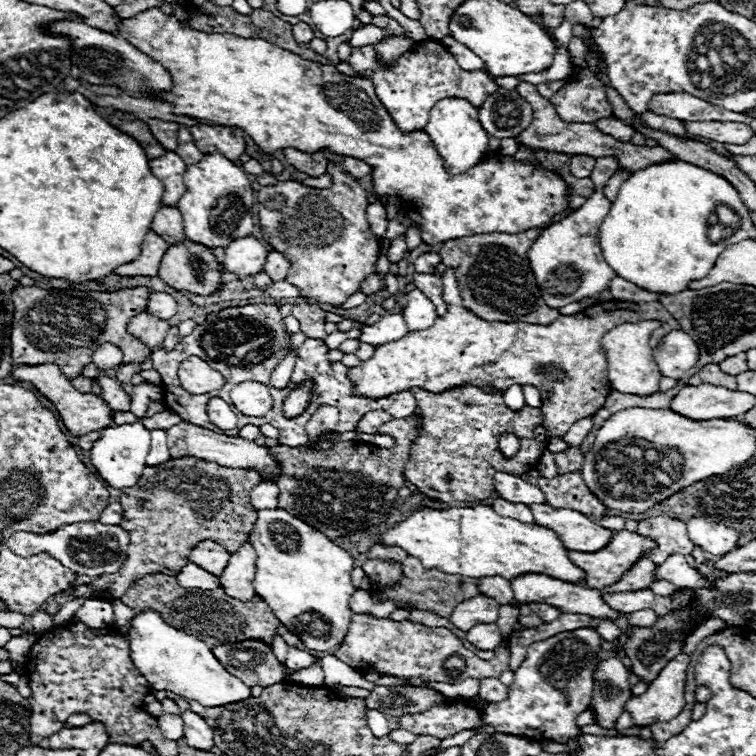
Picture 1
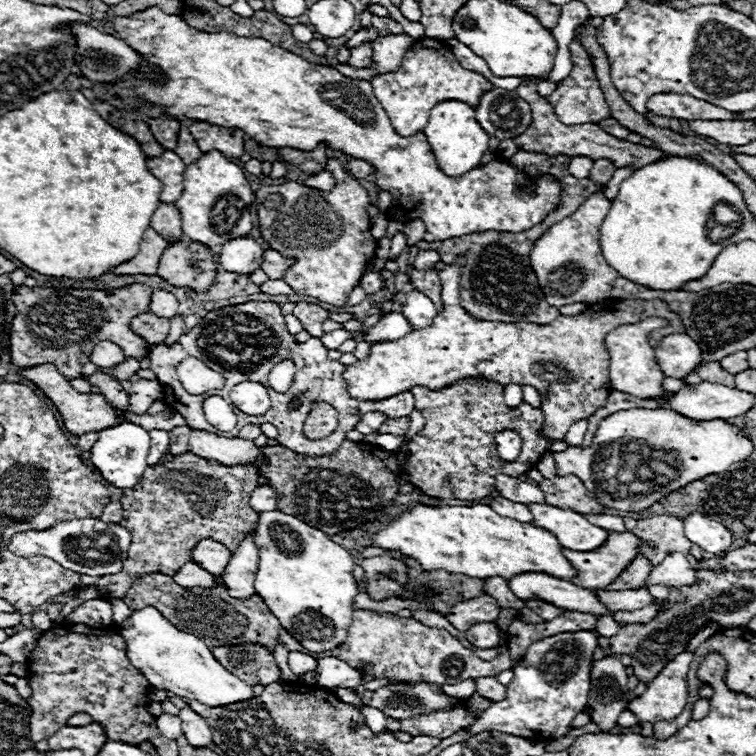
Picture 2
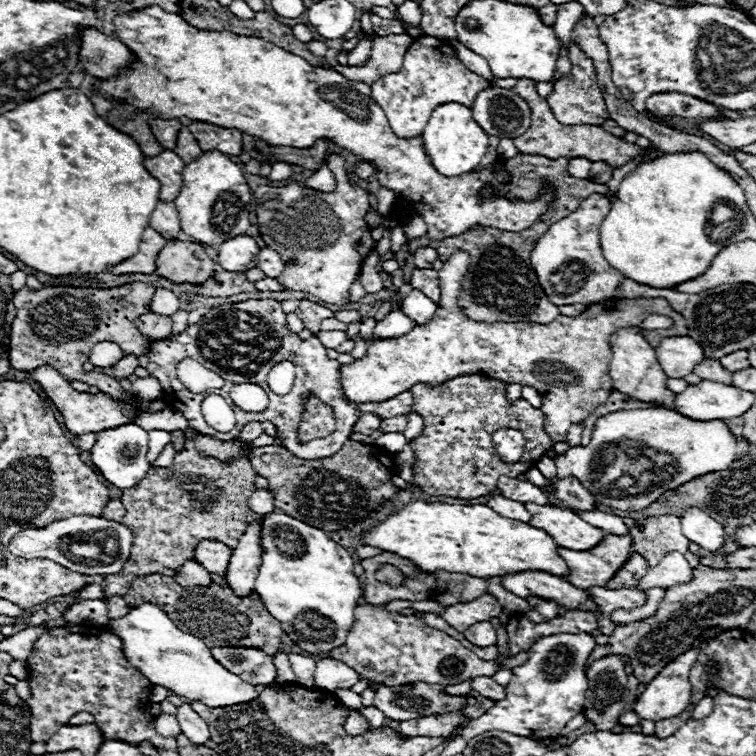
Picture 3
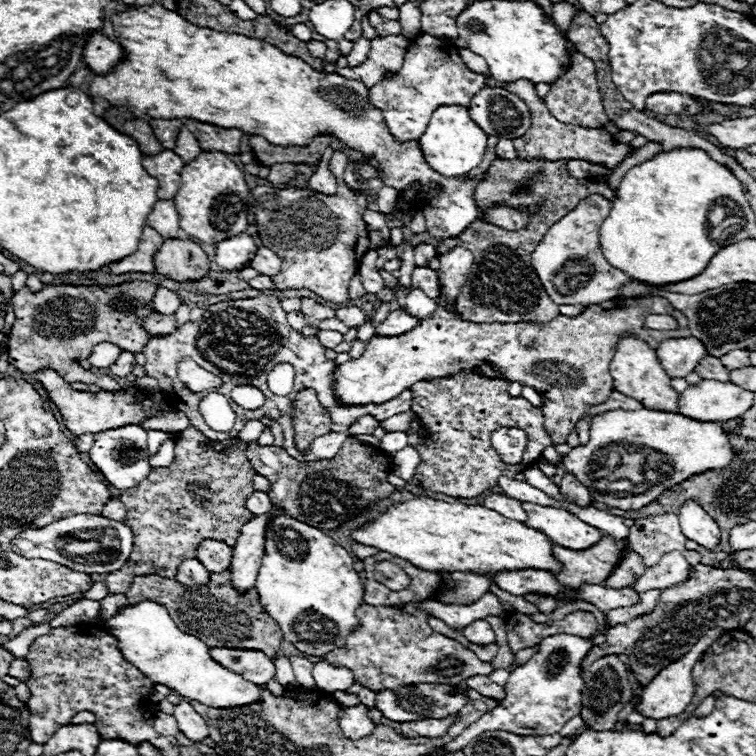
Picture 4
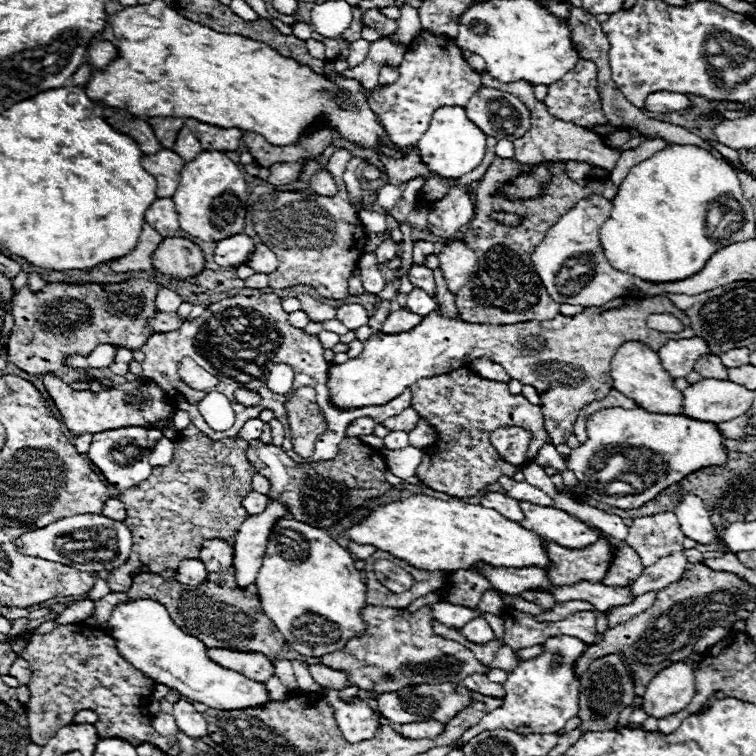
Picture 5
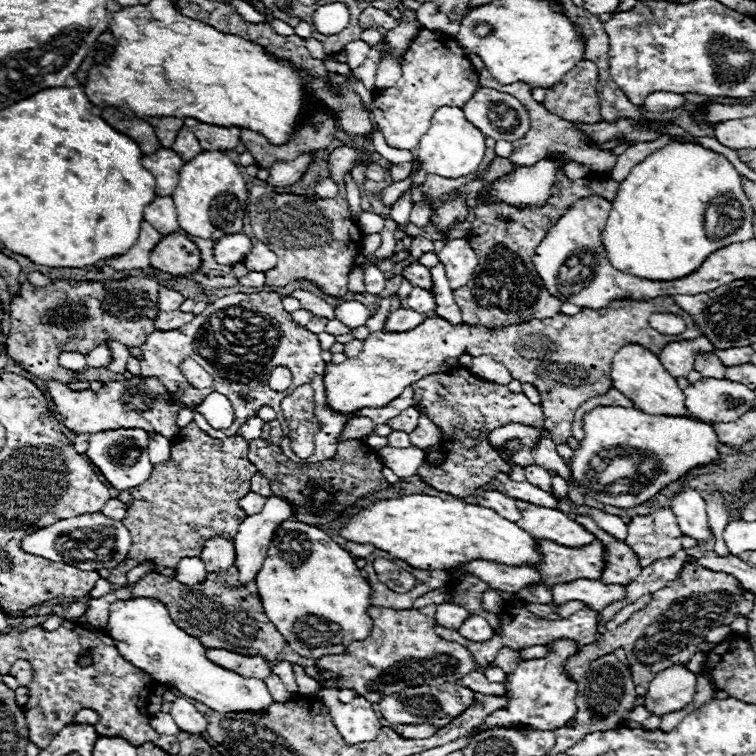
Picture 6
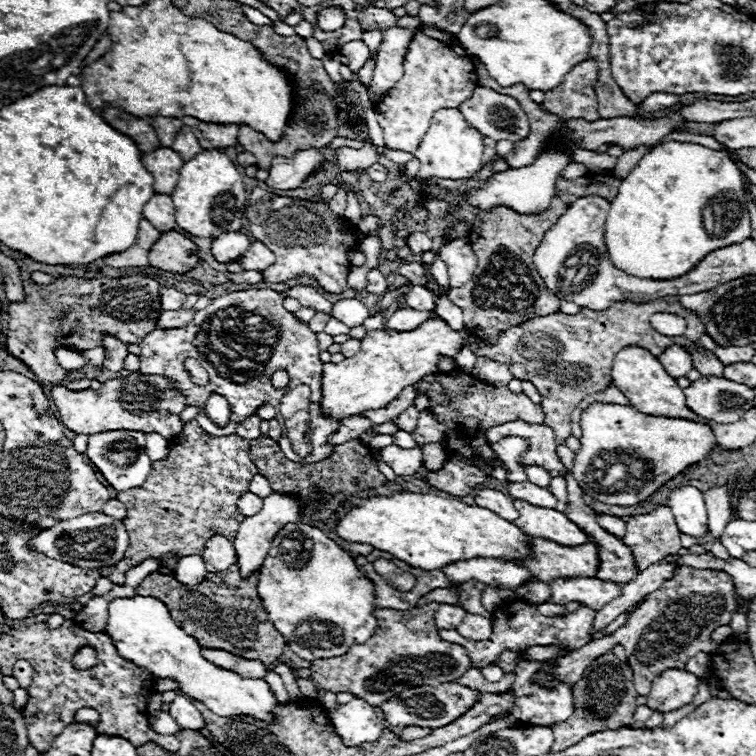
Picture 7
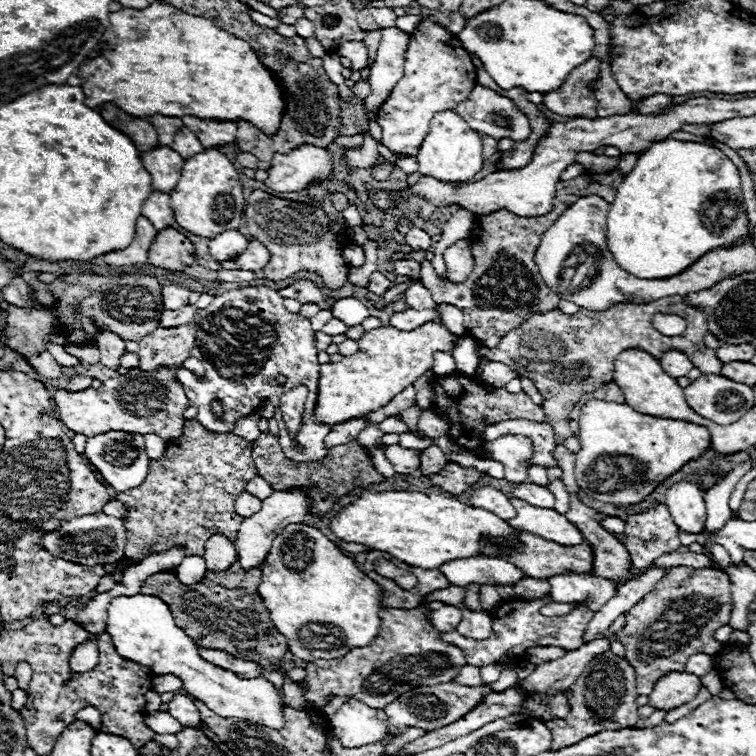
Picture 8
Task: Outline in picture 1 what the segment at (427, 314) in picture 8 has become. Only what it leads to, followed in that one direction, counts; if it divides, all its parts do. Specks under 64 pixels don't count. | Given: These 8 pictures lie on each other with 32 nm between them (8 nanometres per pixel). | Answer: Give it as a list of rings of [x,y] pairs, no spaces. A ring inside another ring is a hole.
[[[386,314],[380,322],[362,324],[360,342],[370,342],[372,346],[382,346],[382,342],[396,342],[400,336],[406,336],[408,328],[400,314]]]

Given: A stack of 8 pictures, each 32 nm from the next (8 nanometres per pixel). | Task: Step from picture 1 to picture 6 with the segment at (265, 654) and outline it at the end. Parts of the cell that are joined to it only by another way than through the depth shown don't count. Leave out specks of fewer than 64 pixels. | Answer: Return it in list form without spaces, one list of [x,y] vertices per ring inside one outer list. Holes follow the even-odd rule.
[[[208,648],[206,656],[214,664],[234,670],[246,678],[266,680],[272,674],[272,666],[262,656],[244,656],[244,654],[234,654],[234,652],[222,650],[222,648]]]

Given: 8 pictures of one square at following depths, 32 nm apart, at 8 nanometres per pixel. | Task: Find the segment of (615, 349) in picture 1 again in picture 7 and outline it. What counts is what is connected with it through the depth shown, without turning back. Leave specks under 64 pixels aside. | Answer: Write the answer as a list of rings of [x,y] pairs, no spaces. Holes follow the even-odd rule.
[[[652,314],[650,324],[660,334],[682,334],[686,330],[686,322],[676,314]],[[626,346],[620,350],[620,354],[612,362],[612,384],[622,390],[622,394],[630,400],[632,408],[644,414],[652,416],[668,416],[668,418],[686,418],[694,422],[704,422],[700,416],[696,416],[684,402],[682,388],[676,384],[676,378],[672,378],[656,356],[652,356],[648,350],[640,346]]]

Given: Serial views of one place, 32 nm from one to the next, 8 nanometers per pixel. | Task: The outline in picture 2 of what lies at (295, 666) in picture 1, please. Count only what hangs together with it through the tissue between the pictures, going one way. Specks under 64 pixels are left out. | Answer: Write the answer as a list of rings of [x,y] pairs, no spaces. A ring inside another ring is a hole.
[[[296,650],[288,652],[288,666],[294,674],[304,674],[316,666],[316,660],[310,654],[302,654]]]

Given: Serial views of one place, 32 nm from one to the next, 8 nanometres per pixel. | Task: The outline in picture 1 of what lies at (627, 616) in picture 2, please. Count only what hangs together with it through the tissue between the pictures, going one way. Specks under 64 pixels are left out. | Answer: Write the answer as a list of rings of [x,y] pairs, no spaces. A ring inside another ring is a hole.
[[[638,610],[638,612],[632,612],[628,614],[628,620],[634,624],[634,626],[652,626],[656,622],[656,614],[654,610]]]

